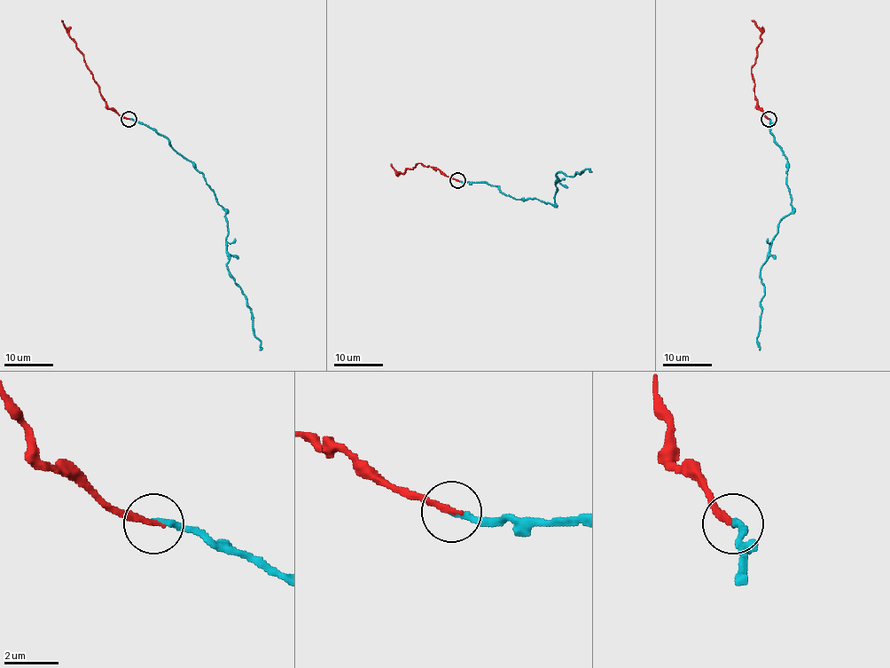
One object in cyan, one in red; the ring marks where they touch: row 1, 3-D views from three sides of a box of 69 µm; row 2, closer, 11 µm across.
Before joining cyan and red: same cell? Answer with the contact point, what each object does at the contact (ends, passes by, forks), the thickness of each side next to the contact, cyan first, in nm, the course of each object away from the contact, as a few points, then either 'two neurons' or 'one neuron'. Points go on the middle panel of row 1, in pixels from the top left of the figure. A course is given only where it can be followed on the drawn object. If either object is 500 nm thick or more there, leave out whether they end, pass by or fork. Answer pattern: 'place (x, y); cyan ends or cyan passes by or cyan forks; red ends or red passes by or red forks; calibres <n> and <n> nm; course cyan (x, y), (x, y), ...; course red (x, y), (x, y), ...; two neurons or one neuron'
place (457, 180); cyan ends; red ends; calibres 200 and 240 nm; course cyan (457, 181), (485, 182), (516, 199), (535, 199), (553, 204), (558, 172), (573, 176), (588, 168), (589, 171); course red (457, 181), (421, 163), (402, 173), (392, 163); one neuron

